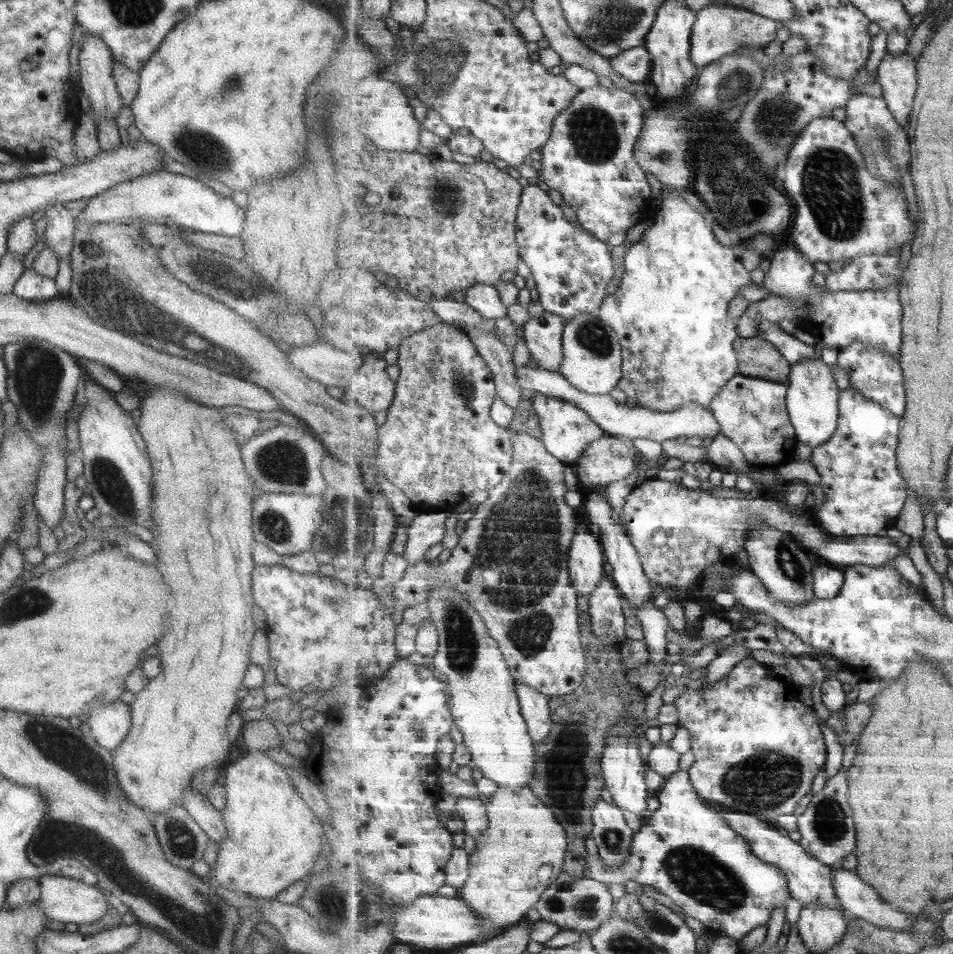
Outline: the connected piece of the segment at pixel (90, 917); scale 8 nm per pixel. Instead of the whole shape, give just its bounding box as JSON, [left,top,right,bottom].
[37,875,108,924]

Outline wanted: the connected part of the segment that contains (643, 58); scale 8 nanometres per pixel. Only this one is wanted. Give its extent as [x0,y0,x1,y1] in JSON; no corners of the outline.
[611,46,652,82]

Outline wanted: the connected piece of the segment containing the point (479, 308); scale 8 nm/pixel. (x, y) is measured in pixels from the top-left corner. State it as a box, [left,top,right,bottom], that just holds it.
[465,283,507,321]

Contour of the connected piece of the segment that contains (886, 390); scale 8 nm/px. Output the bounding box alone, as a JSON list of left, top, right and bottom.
[836,343,906,418]

